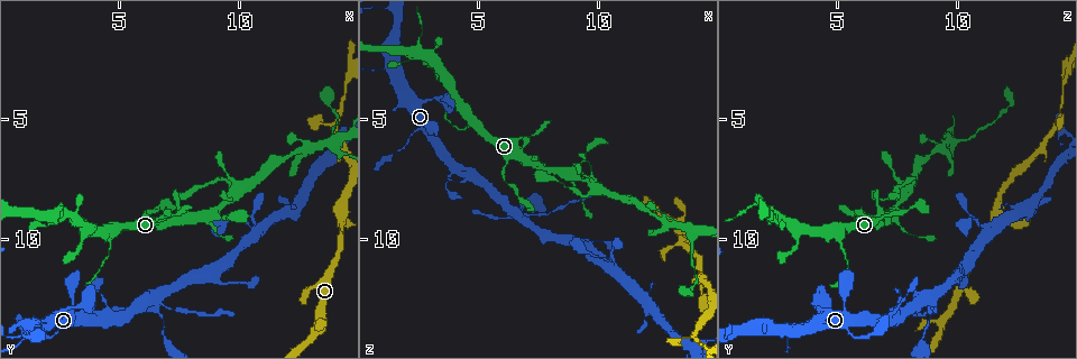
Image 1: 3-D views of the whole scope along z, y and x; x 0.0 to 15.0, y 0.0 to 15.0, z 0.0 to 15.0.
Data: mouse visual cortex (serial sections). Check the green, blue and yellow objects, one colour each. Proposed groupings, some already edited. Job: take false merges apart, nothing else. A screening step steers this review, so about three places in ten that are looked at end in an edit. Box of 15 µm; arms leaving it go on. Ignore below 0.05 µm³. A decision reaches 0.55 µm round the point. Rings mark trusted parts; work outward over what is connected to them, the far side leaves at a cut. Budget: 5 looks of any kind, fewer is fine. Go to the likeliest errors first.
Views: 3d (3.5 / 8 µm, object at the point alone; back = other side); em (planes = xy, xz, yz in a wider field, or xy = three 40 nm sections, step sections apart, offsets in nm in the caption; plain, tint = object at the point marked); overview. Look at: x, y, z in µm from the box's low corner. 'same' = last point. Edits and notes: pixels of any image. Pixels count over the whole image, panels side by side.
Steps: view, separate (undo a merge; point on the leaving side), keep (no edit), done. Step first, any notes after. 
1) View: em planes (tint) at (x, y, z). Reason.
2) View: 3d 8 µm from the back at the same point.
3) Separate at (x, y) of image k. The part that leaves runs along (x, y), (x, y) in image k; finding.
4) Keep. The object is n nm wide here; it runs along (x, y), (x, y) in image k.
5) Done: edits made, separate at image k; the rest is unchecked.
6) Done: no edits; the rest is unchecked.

View: 3d 3.5 µm at (7.3, 13.0, 9.1). Thin neck.

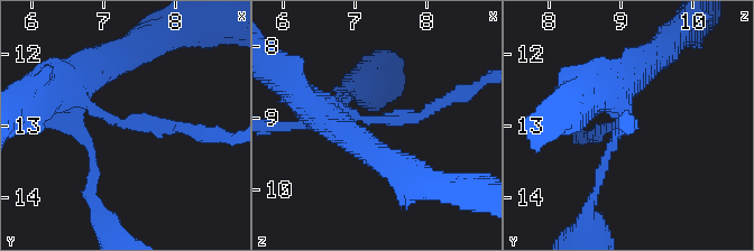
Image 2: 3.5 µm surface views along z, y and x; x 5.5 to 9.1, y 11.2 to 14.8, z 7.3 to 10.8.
View: em xy step 1 (tint) at (7.30, 12.95, 9.05). The arms are 150, 350 nm wide; shape alone is not enough.

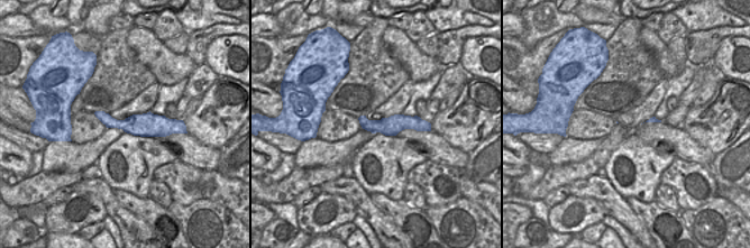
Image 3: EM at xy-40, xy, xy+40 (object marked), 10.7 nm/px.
Separate at (148, 123) of image 2. The part that leaves runs along (109, 117), (154, 120), (213, 135) in image 2; a second cell is stuck on.

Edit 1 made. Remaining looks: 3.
View: 3d 3.5 µm at (14.1, 5.3, 14.2). Arms part here.

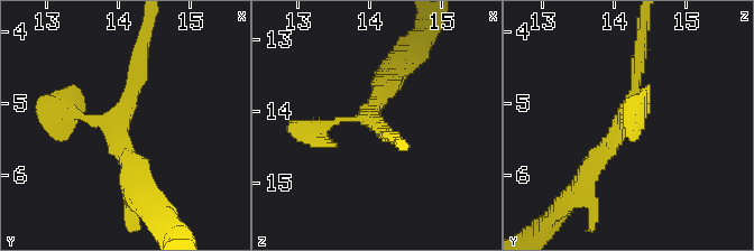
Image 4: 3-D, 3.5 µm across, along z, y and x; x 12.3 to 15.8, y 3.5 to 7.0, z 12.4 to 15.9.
View: em xy step 1 (tint) at (14.00, 5.30, 14.10). 3 arms meet here; the arms are 150, 200, 350 nm wide.

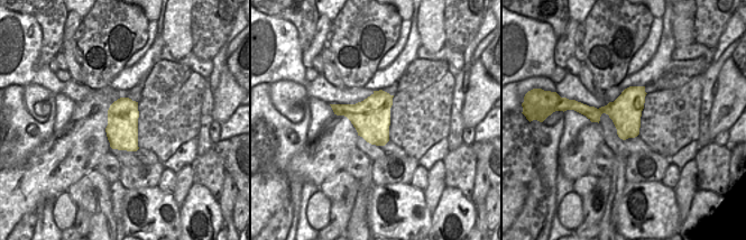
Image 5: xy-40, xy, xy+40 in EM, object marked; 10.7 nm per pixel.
View: em xy step 5 (tint) at the same point. Another direction.

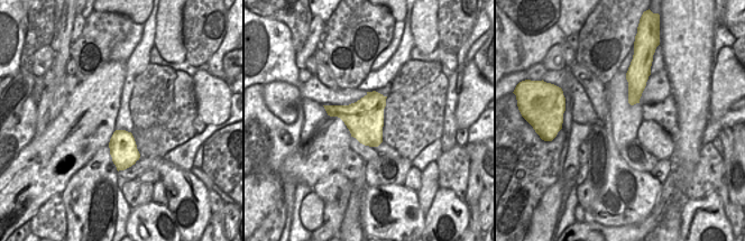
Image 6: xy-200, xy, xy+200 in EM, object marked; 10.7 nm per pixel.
Keep. Continuous, no second cell.

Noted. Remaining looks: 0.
Done: edits made, separate at image 2; the rest is unchecked.

